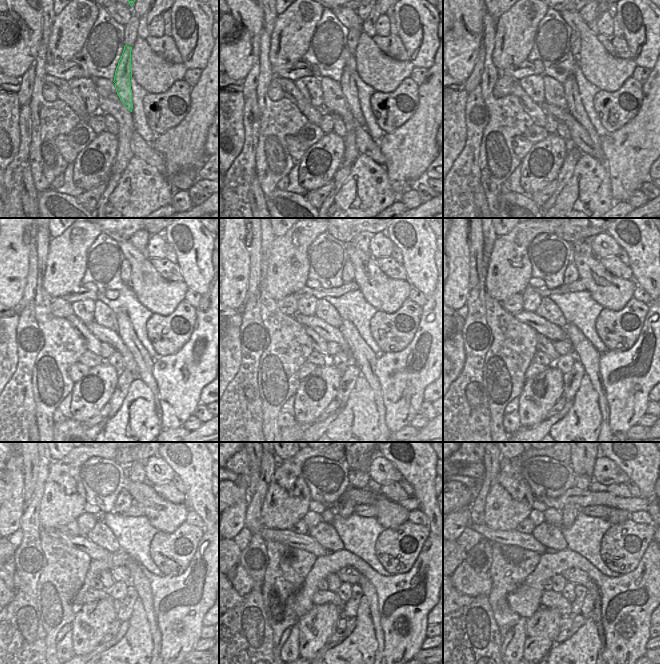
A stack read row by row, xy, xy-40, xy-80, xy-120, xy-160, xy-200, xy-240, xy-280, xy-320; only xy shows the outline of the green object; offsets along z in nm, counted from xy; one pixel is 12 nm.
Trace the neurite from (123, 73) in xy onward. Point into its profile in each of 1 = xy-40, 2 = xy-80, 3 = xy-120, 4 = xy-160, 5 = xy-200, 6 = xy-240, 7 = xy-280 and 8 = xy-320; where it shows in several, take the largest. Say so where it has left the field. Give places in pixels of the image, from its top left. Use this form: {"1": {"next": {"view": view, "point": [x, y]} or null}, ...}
{"1": {"next": {"view": "xy-40", "point": [347, 83]}}, "2": {"next": {"view": "xy-80", "point": [575, 107]}}, "3": {"next": {"view": "xy-120", "point": [145, 362]}}, "4": {"next": {"view": "xy-160", "point": [365, 358]}}, "5": {"next": {"view": "xy-200", "point": [586, 353]}}, "6": {"next": {"view": "xy-240", "point": [137, 578]}}, "7": {"next": {"view": "xy-280", "point": [369, 591]}}, "8": {"next": {"view": "xy-320", "point": [596, 614]}}}

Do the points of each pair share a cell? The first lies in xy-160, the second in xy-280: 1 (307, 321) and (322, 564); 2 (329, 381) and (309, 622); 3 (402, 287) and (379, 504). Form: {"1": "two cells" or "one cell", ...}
{"1": "two cells", "2": "one cell", "3": "one cell"}

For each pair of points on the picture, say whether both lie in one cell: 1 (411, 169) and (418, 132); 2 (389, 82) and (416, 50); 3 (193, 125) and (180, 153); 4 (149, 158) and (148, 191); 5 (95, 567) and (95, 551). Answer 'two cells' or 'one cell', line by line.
1: one cell
2: two cells
3: one cell
4: two cells
5: two cells

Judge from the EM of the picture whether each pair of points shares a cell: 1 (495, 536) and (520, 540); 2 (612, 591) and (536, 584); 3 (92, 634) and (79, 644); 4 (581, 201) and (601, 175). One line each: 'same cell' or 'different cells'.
1: same cell
2: same cell
3: same cell
4: same cell

